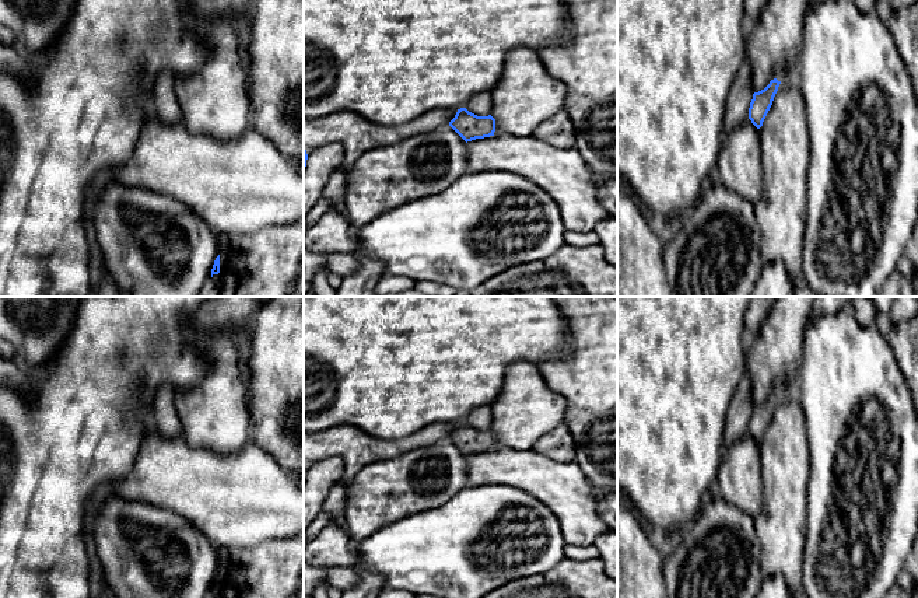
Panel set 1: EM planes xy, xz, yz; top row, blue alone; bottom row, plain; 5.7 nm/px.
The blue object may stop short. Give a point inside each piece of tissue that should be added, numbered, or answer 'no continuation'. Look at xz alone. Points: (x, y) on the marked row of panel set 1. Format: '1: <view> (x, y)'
no continuation

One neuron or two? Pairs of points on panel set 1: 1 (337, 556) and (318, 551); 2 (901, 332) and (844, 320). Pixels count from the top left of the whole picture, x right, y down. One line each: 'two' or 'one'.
1: one
2: two

